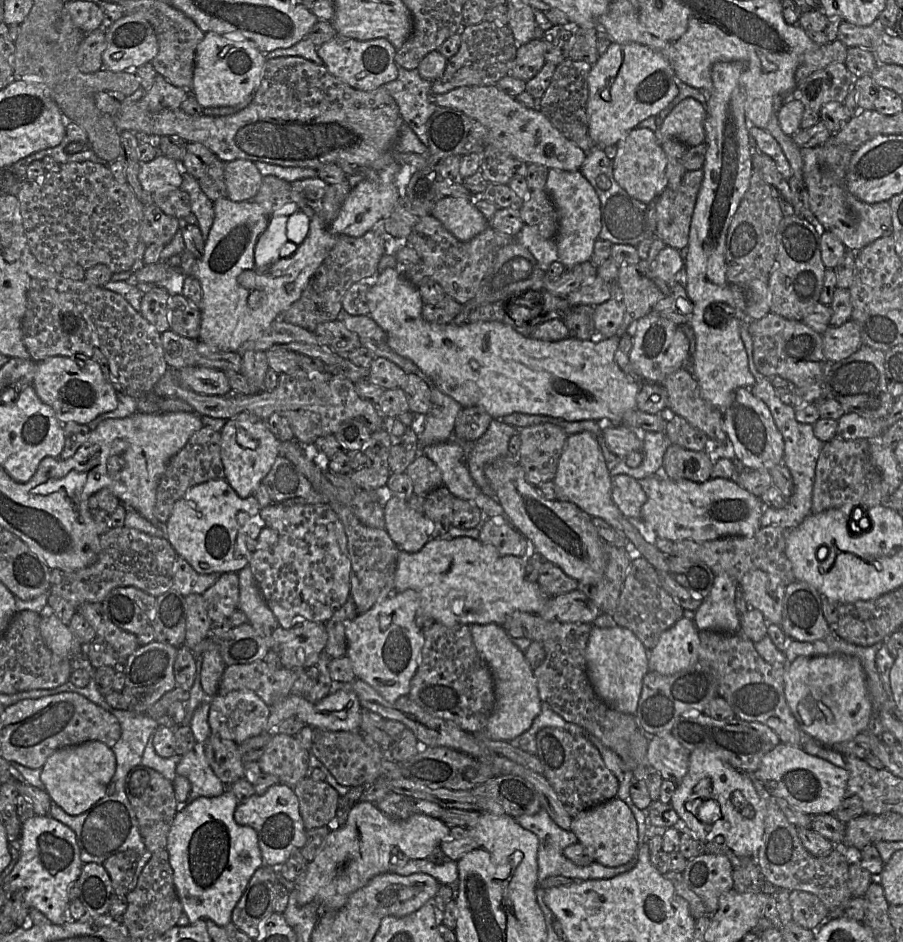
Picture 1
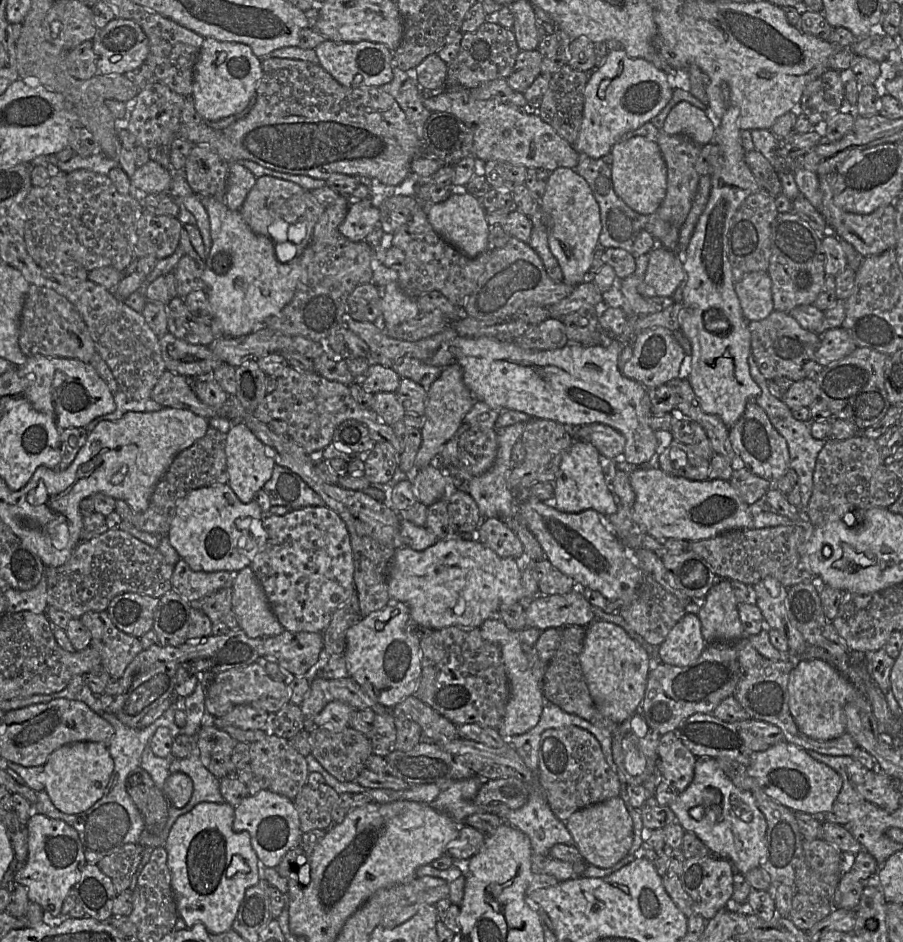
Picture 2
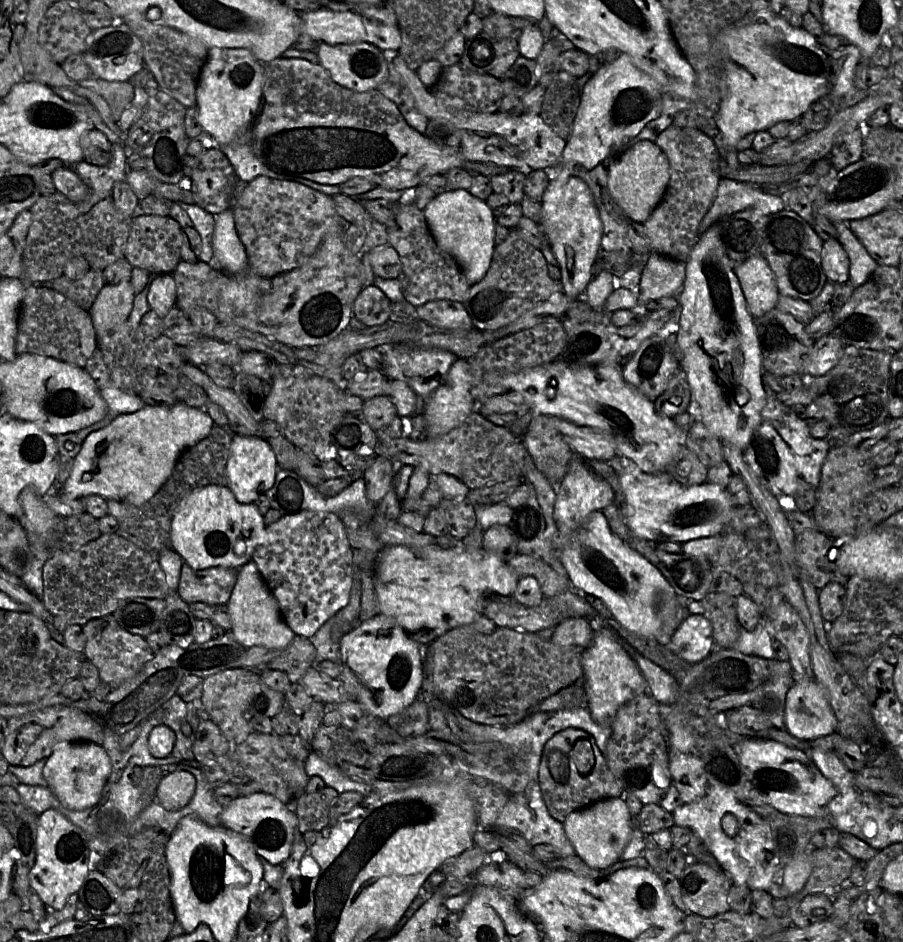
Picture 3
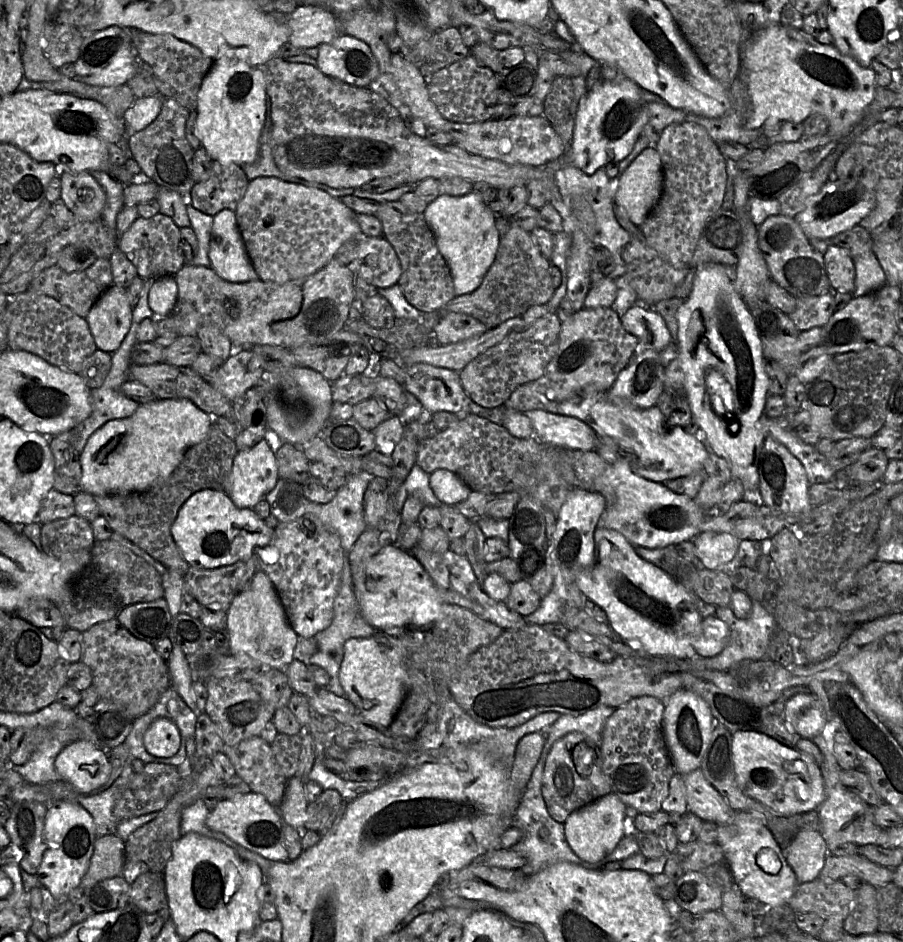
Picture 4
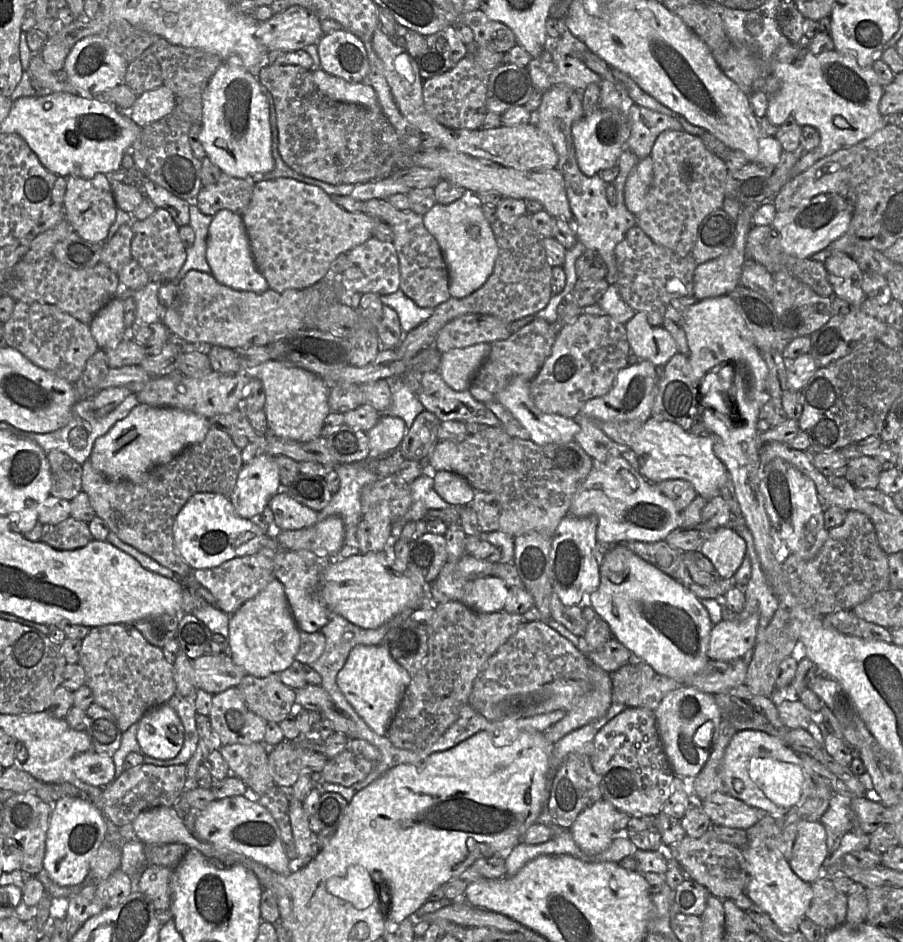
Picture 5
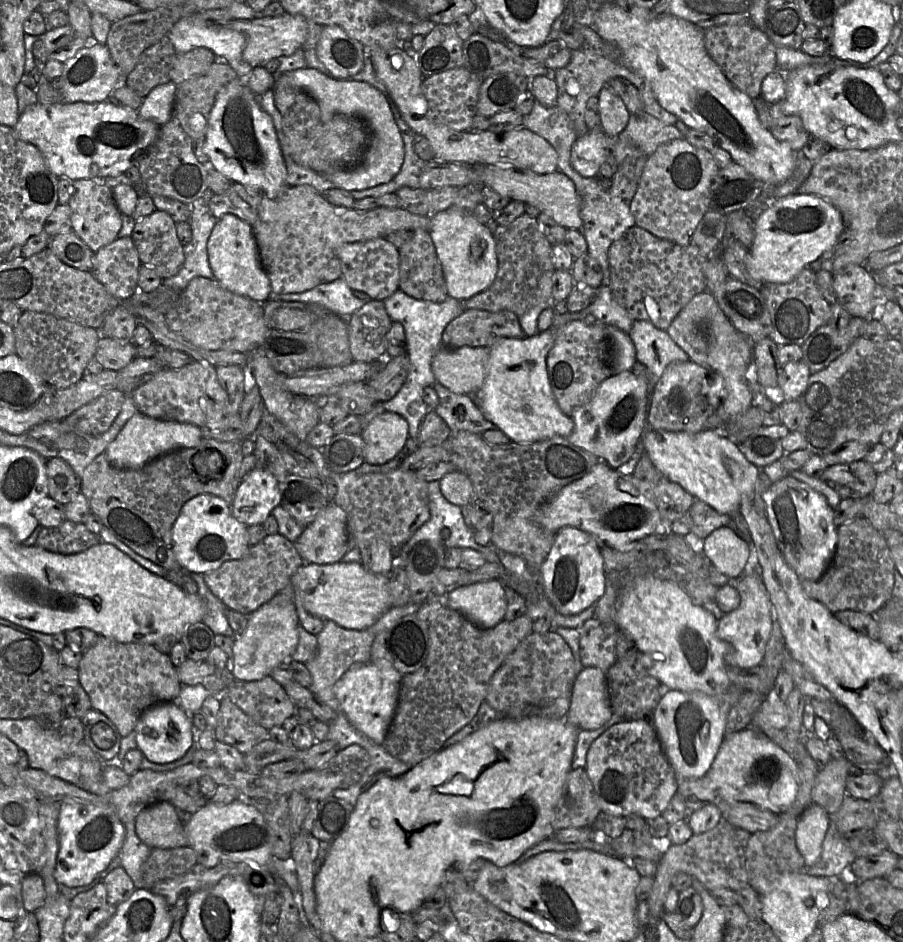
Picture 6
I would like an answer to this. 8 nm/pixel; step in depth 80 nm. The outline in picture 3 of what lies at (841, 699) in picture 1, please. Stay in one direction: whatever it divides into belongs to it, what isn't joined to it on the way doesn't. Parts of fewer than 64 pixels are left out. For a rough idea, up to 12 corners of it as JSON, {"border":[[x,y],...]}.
{"border":[[795,680],[785,728],[804,741],[836,732],[816,680]]}

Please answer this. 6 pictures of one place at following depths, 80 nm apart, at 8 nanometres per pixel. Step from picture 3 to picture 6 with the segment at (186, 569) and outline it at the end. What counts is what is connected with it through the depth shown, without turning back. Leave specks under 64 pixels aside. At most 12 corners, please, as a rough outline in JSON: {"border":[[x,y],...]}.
{"border":[[276,533],[204,574],[227,608],[249,615],[289,588],[304,563]]}

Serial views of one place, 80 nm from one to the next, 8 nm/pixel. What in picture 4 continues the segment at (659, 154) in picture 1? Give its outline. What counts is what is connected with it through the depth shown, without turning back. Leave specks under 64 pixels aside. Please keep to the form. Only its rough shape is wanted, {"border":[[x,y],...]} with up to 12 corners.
{"border":[[646,147],[620,175],[614,203],[640,227],[661,196],[663,166]]}

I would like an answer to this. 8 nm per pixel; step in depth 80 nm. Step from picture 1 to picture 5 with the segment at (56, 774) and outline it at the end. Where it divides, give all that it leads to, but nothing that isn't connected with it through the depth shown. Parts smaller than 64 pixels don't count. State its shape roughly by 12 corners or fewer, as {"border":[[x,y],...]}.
{"border":[[81,753],[71,765],[77,778],[106,787],[116,778],[106,754]]}

